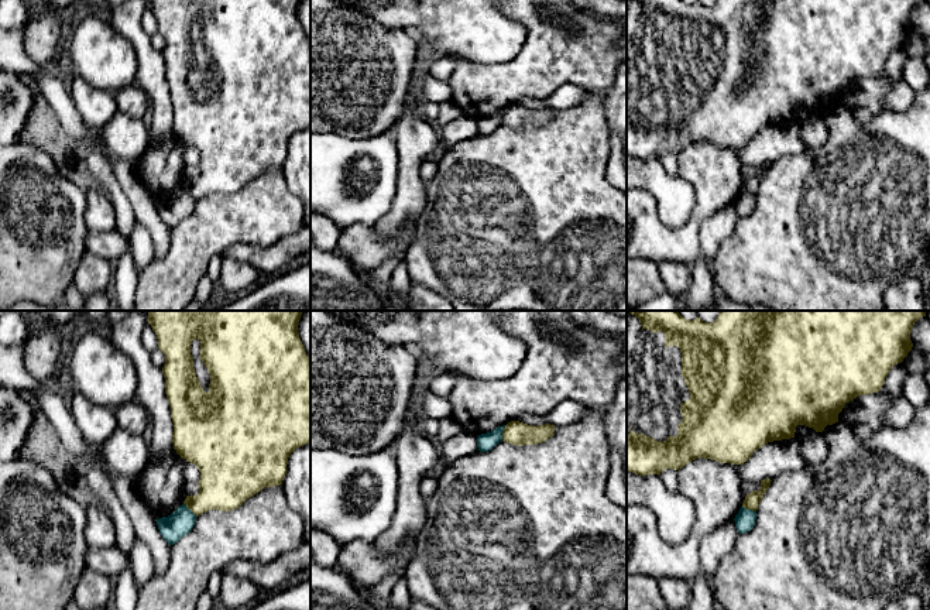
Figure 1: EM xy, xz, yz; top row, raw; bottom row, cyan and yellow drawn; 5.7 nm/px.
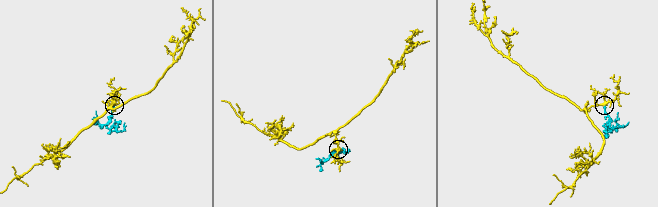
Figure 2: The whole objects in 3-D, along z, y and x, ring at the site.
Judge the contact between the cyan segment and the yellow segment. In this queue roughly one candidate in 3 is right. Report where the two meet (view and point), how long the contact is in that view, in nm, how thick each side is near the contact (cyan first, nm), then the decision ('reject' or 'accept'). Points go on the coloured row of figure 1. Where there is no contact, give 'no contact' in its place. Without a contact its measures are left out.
contact xz (501, 434); length 100 nm; calibres 100 and 140 nm; reject

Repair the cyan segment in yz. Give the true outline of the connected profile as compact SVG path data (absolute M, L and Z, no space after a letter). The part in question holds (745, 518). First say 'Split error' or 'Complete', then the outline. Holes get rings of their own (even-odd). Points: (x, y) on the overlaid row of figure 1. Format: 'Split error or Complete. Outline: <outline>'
Complete. Outline: M741 507L738 514L735 515L735 527L739 534L745 534L751 531L755 525L756 511Z

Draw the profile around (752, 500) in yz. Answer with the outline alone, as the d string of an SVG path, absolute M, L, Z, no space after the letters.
M771 479L761 480L761 489L747 494L742 507L756 511L763 494L771 486L771 482L772 482Z

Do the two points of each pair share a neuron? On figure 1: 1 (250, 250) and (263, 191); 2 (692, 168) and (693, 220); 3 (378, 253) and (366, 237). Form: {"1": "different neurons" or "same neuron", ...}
{"1": "different neurons", "2": "same neuron", "3": "same neuron"}

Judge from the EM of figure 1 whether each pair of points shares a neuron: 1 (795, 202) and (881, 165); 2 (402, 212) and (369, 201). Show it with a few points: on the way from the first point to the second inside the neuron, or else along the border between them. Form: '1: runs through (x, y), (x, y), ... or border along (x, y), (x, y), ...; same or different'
1: runs through (816, 202), (841, 202), (860, 184); same
2: border along (397, 175), (397, 191), (391, 206), (371, 226); different

